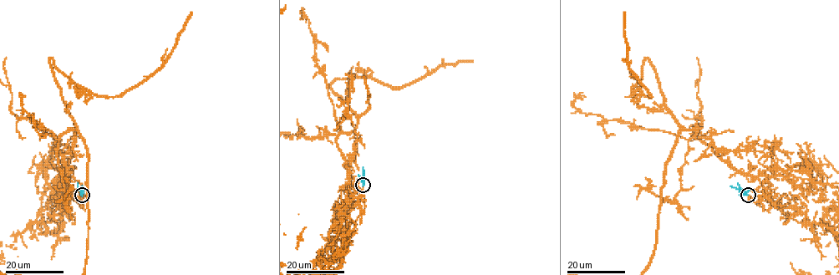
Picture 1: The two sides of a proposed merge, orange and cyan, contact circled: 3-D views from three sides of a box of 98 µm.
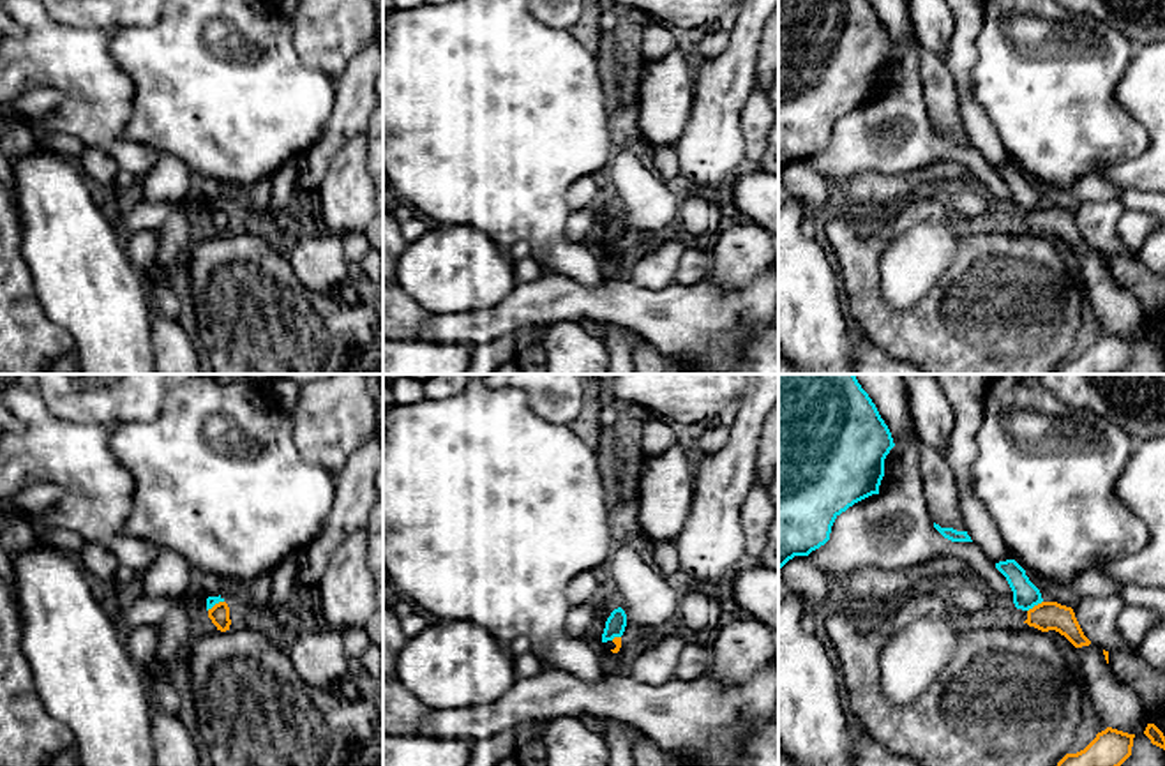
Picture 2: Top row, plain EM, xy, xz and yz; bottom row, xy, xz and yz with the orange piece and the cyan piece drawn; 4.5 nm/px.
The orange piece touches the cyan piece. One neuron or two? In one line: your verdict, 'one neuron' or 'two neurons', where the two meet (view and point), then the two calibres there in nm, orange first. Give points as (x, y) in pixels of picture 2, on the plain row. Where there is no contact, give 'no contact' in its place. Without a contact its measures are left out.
two neurons | yz (1035, 210) | 130/120 nm

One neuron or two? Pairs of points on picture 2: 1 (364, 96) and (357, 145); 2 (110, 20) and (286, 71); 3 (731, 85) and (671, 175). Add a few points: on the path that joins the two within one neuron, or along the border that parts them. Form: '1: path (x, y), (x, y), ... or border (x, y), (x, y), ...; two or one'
1: border (364, 133), (352, 138), (329, 163); two
2: border (159, 18), (149, 25), (119, 27), (110, 34); two
3: border (675, 145), (680, 182); two

